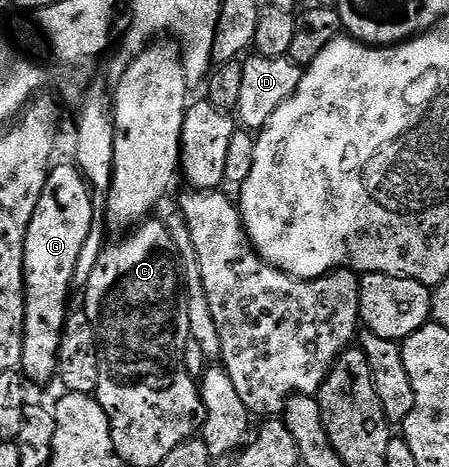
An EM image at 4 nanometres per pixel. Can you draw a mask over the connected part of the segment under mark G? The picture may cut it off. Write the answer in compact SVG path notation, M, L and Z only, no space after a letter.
M71 162L59 163L48 172L48 180L42 189L42 197L38 197L38 205L24 242L24 352L19 366L23 374L36 383L48 383L51 379L53 382L57 374L56 354L60 352L60 334L70 314L68 294L74 291L75 269L91 227L92 192L89 184L78 166Z

